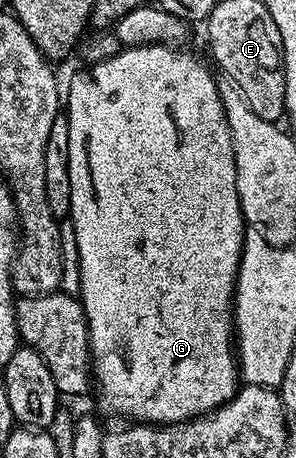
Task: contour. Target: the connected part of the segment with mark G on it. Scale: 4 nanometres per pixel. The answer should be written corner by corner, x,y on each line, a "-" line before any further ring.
168,43
126,47
118,55
91,66
85,77
76,77
66,85
66,116
70,131
70,220
78,239
80,260
78,300
84,306
88,324
92,376
95,384
100,384
100,409
116,417
132,417
128,419
157,427
179,425
182,421
203,417
205,413
226,404
238,388
238,357
234,352
234,298
246,222
238,199
234,147
213,70
208,70
194,54
183,53
180,49
183,48

